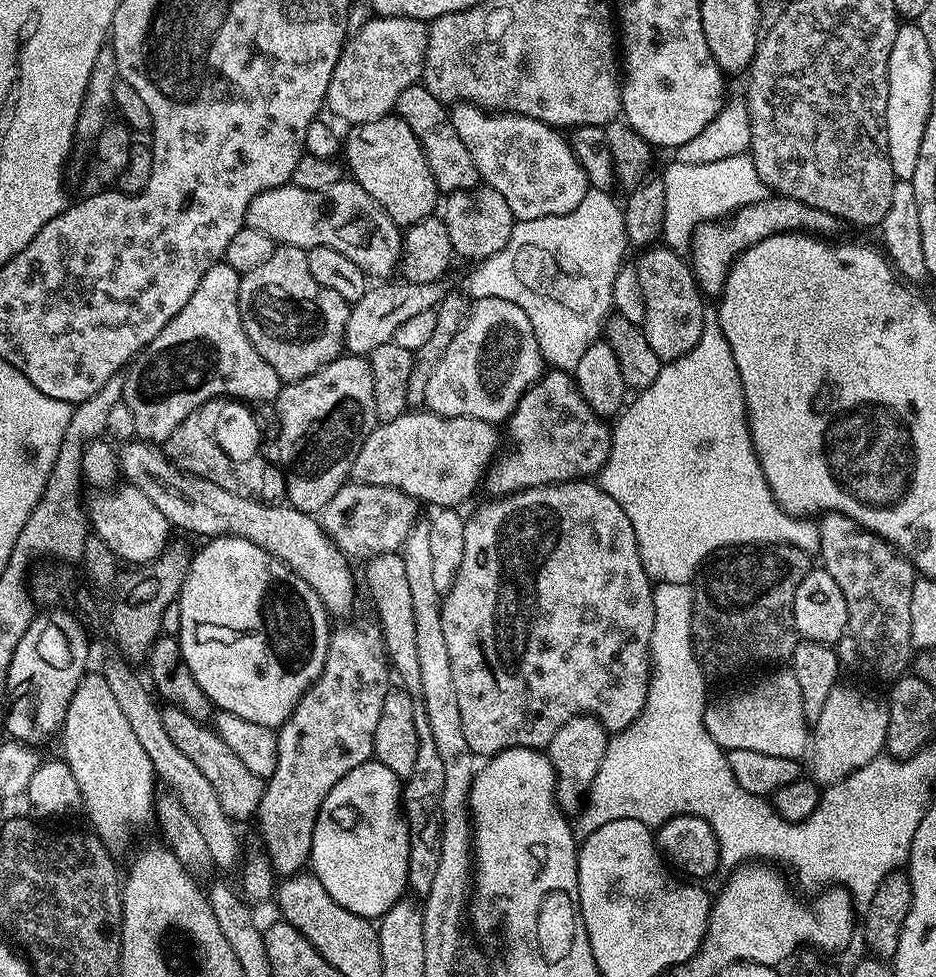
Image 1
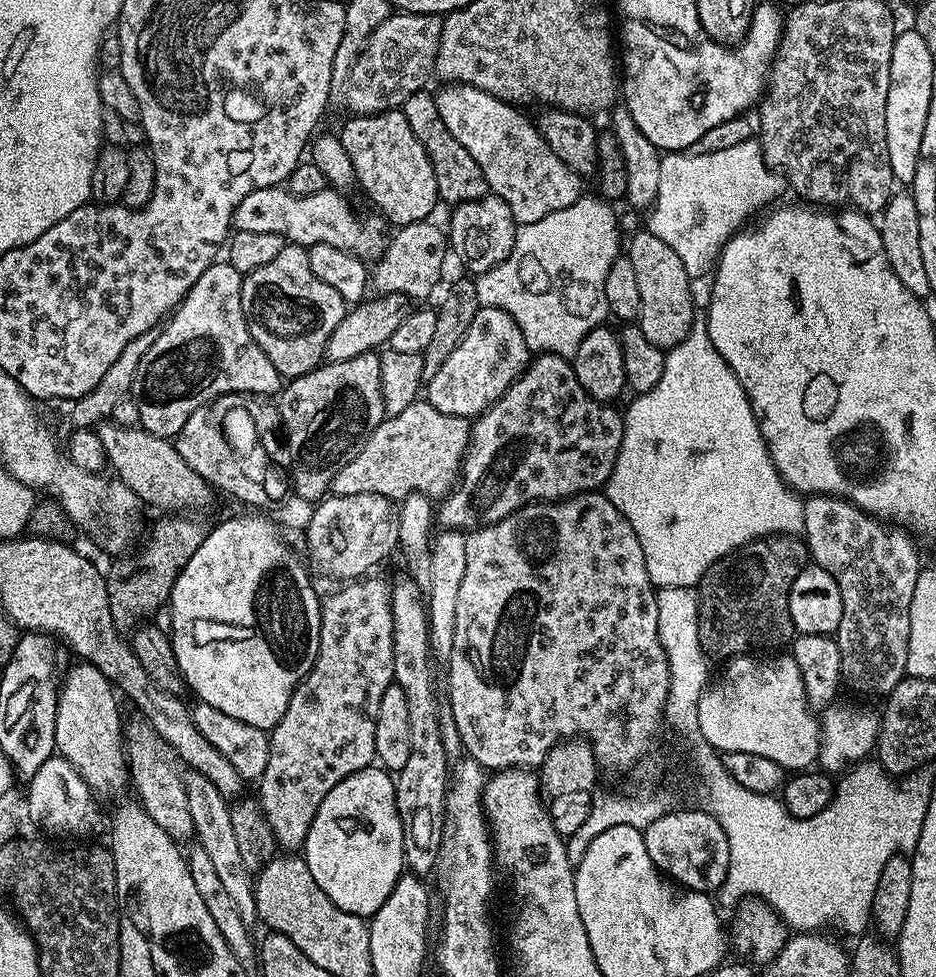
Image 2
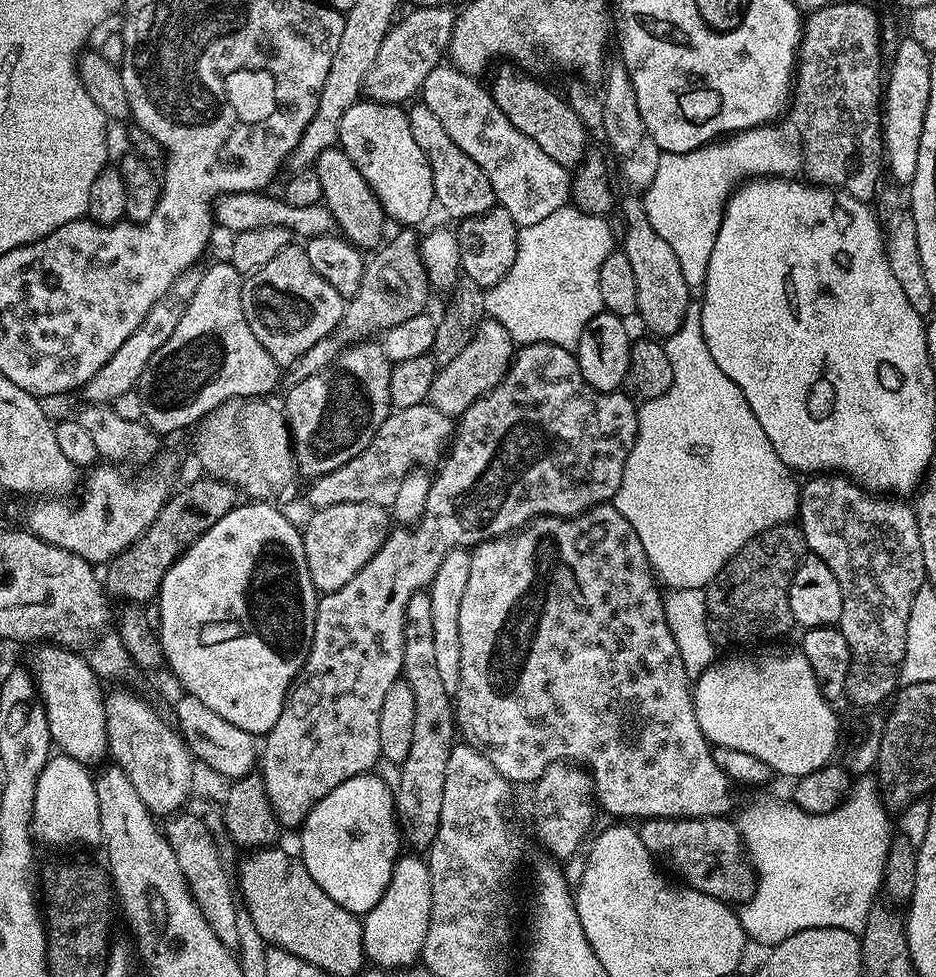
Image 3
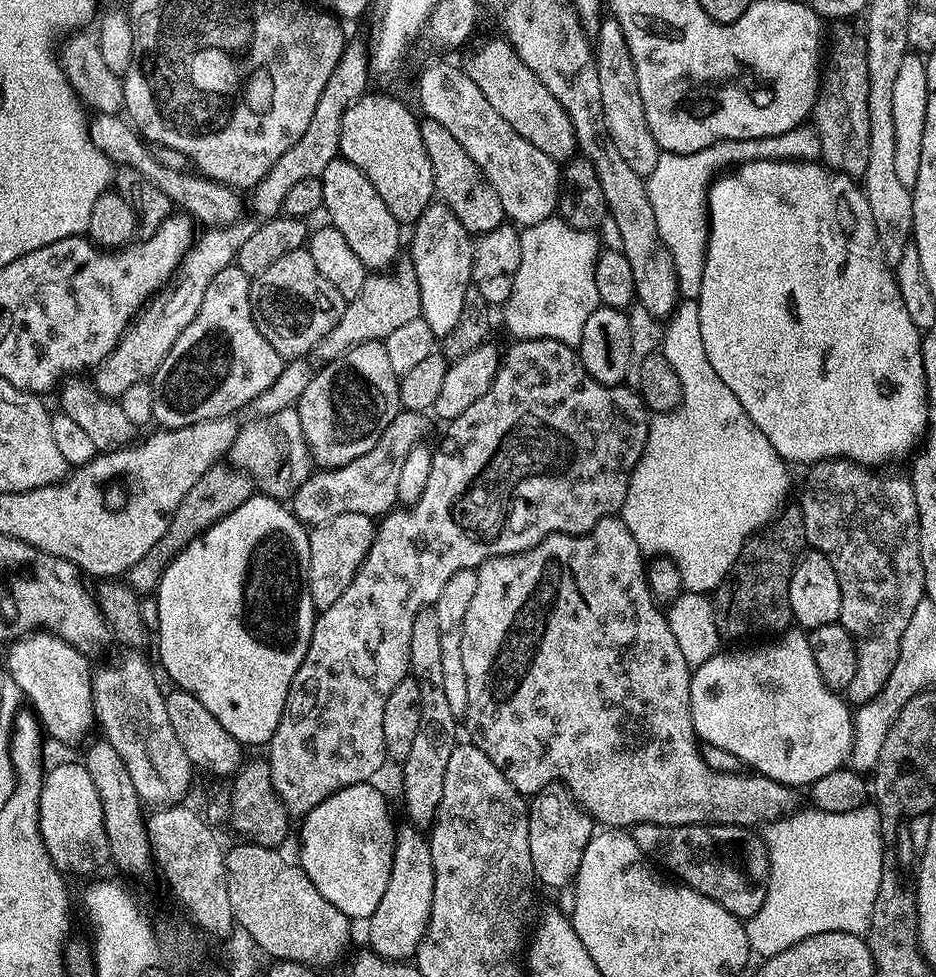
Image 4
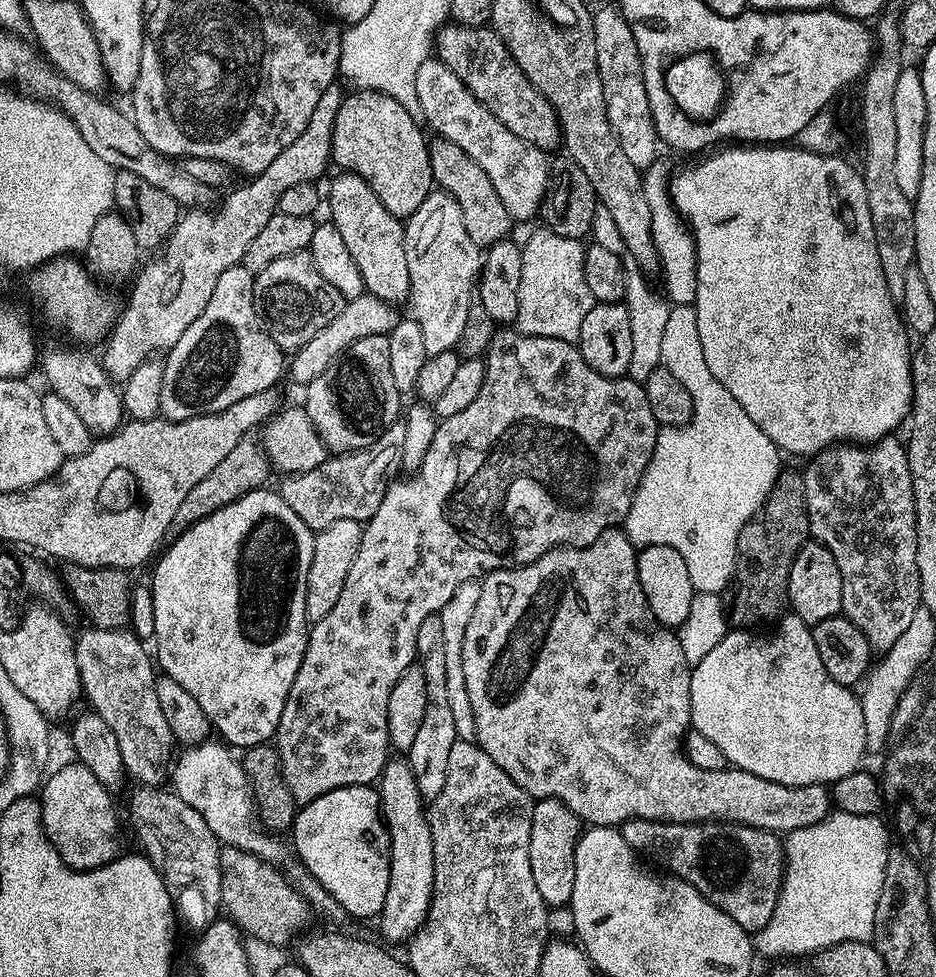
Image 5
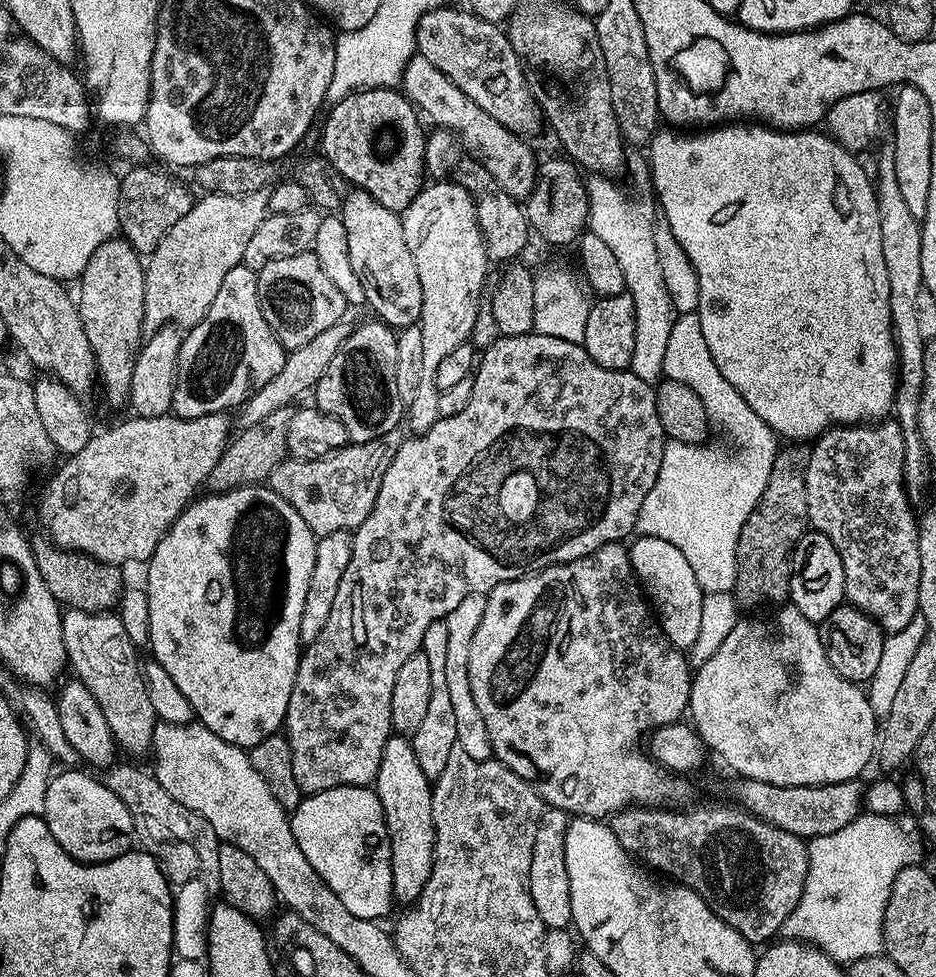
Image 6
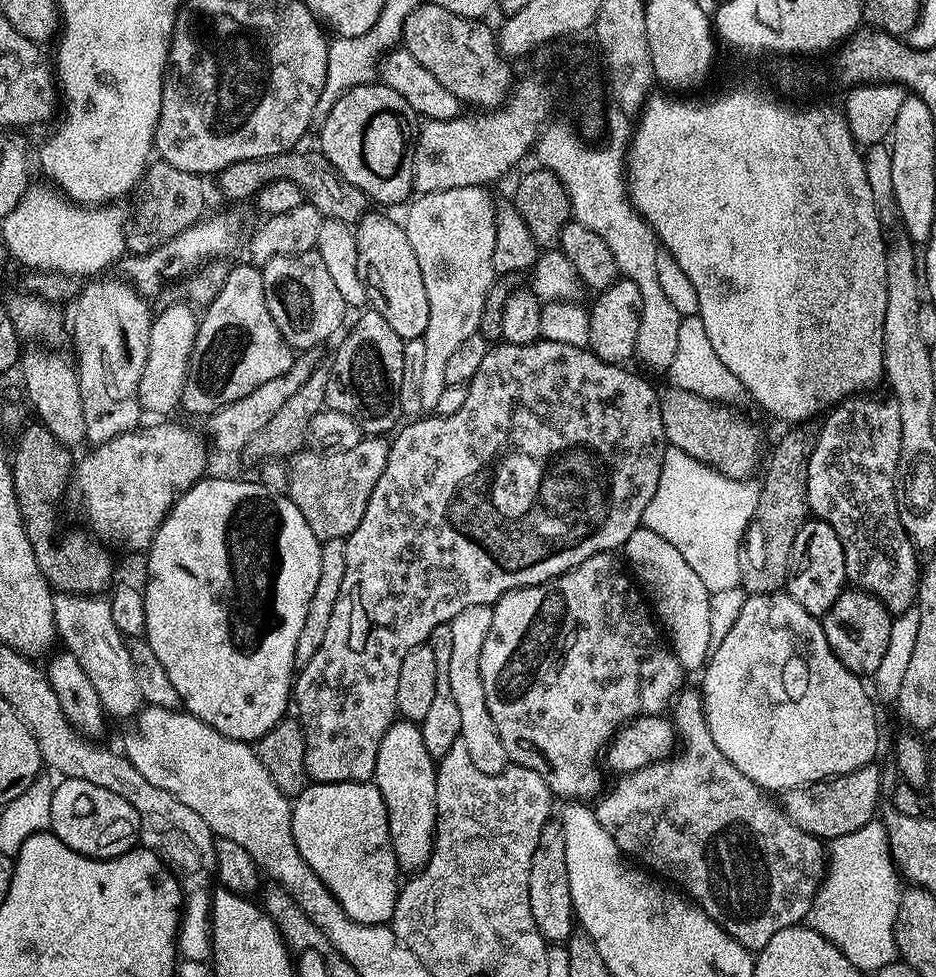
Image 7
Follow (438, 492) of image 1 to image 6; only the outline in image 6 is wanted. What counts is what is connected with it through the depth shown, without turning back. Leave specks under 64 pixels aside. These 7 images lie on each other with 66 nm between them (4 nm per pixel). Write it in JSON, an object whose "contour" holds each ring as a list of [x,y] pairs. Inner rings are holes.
{"contour":[[[399,431],[387,432],[370,442],[354,444],[349,442],[345,448],[339,448],[336,452],[331,452],[329,456],[323,456],[317,460],[298,460],[295,458],[285,458],[267,478],[267,487],[274,490],[294,510],[298,510],[298,515],[302,517],[302,522],[310,526],[310,530],[318,538],[330,534],[331,532],[352,532],[362,522],[366,522],[366,514],[374,510],[374,502],[378,498],[378,486],[382,486],[382,478],[386,470],[396,460],[396,455],[402,450],[402,440],[400,444]]]}

